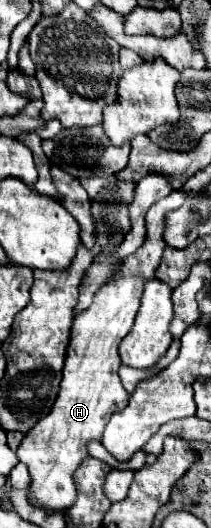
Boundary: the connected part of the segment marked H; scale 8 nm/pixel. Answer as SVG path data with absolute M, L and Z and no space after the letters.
M173 191L165 199L159 199L147 213L147 237L145 243L129 257L123 259L123 267L115 283L103 285L87 311L81 311L73 321L71 343L65 357L61 389L55 399L53 409L27 433L17 449L17 457L27 465L31 475L31 499L37 507L65 511L75 503L77 491L73 485L73 473L81 461L89 455L85 443L89 439L101 439L109 417L121 411L129 403L129 395L121 385L117 375L121 367L121 357L117 347L121 339L131 331L137 309L141 305L143 285L155 277L155 269L165 251L163 241L163 219L167 211L179 209L187 195L183 191Z

